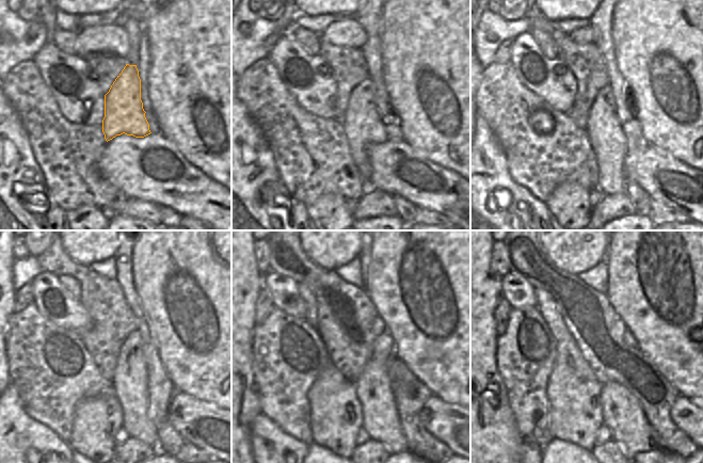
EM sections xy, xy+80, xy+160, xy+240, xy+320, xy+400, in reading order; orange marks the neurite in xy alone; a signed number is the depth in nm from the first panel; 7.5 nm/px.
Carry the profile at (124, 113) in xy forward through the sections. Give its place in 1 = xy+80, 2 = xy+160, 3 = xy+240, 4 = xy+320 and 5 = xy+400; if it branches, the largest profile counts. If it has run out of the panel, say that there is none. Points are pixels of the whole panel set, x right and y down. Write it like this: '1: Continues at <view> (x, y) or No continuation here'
1: Continues at xy+80 (364, 129)
2: Continues at xy+160 (605, 132)
3: Continues at xy+240 (129, 382)
4: Continues at xy+320 (380, 417)
5: Continues at xy+400 (621, 412).

